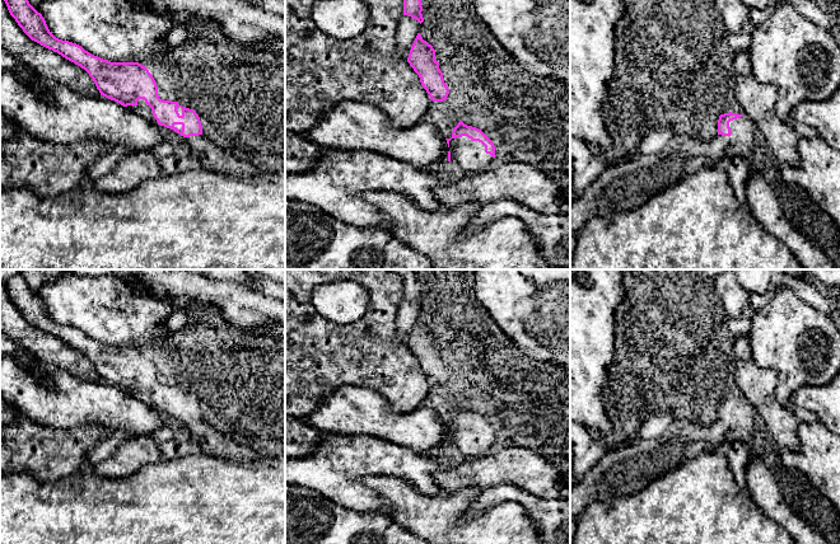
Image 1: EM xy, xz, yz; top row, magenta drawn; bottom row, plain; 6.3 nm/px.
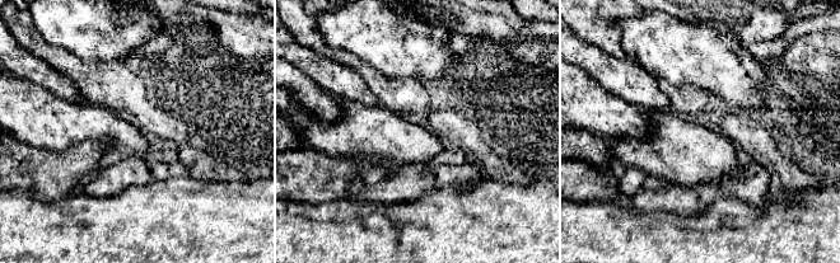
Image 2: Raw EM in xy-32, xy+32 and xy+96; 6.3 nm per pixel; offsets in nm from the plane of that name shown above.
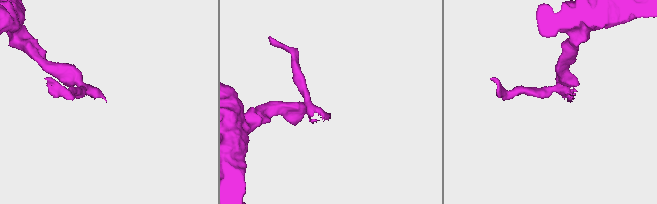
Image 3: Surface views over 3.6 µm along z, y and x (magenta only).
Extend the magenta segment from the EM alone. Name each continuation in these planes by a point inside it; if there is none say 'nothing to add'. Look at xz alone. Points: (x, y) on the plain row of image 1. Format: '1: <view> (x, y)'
1: xz (468, 441)

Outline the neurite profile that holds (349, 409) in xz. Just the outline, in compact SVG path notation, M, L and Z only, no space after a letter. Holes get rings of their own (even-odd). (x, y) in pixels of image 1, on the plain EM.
M349 384L336 388L304 422L322 433L373 435L424 454L431 447L451 450L447 425L434 409L421 405L409 413L396 413L381 393Z

